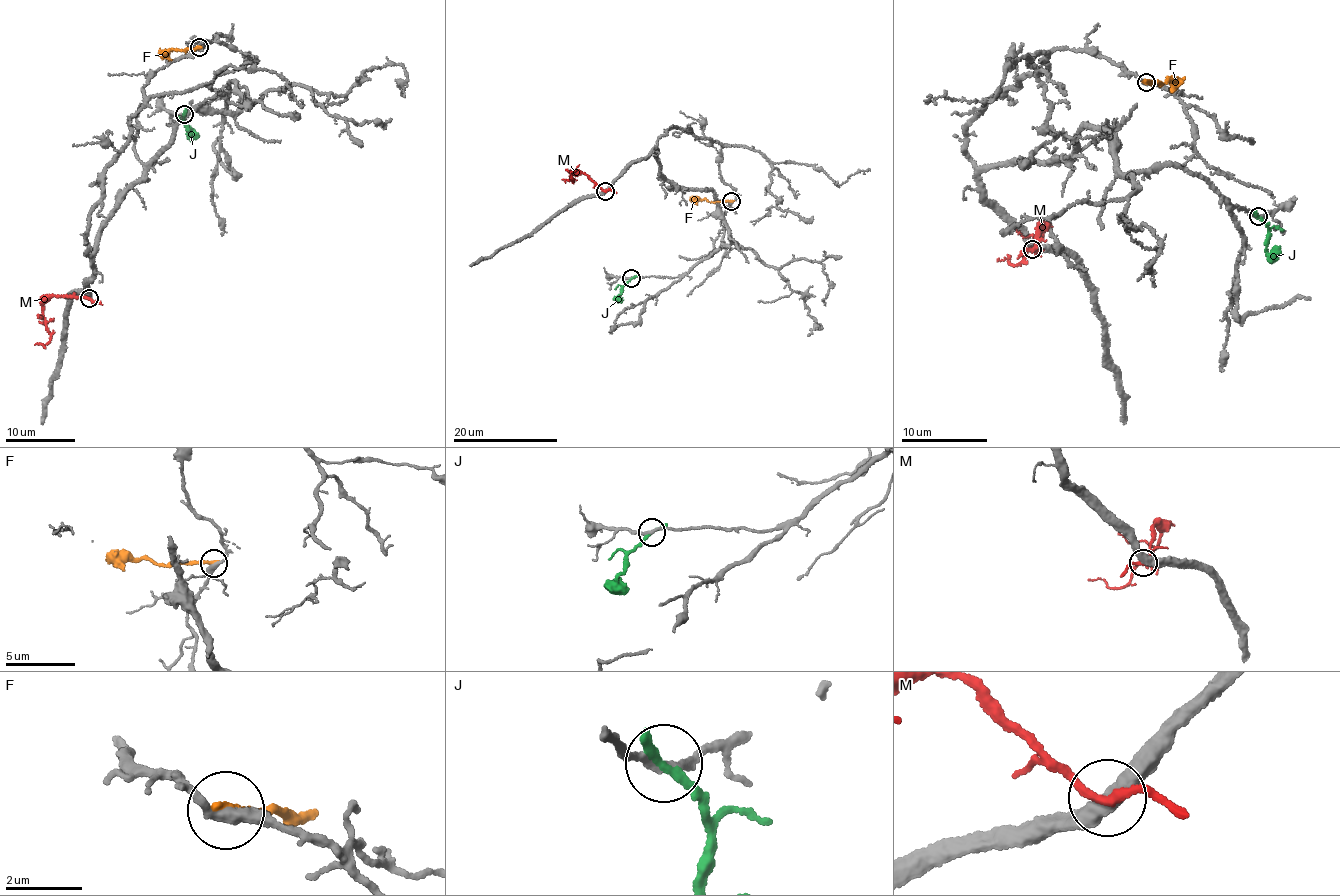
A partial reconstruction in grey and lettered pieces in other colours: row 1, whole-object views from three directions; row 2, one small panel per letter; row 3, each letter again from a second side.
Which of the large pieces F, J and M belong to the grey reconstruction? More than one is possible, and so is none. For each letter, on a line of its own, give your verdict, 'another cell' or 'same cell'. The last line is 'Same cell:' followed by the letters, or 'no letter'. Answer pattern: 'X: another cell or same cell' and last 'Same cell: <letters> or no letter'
F: another cell
J: another cell
M: same cell
Same cell: M

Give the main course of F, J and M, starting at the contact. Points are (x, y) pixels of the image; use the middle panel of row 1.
F: (731, 201), (690, 200)
J: (631, 278), (617, 296)
M: (606, 190), (587, 176), (572, 173), (569, 177), (572, 180), (570, 173), (576, 170)

